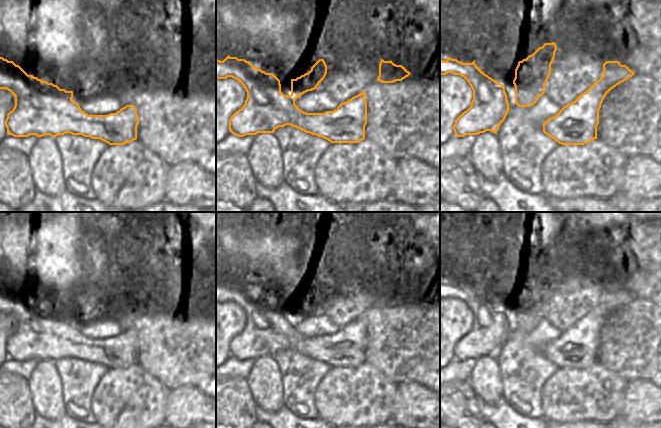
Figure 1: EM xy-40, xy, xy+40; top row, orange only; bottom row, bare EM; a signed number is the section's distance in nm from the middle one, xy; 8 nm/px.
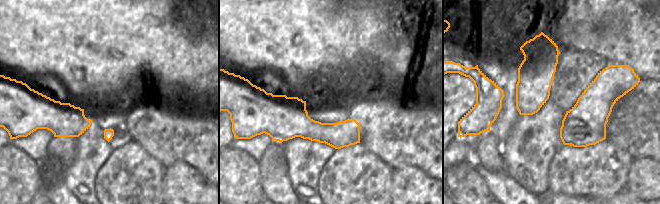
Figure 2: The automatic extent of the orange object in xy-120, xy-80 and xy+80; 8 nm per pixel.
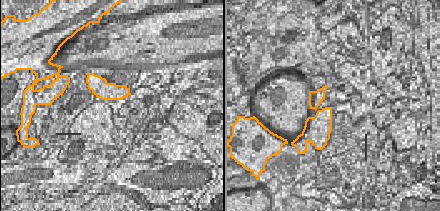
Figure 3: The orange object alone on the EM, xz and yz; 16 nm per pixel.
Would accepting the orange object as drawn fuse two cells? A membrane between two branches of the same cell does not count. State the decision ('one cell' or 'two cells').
one cell

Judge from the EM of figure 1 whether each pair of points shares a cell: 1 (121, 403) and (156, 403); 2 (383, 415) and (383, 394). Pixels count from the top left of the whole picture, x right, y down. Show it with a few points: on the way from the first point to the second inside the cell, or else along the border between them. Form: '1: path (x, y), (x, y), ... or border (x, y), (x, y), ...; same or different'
1: path (130, 403), (147, 403); same
2: path (383, 410), (383, 399); same

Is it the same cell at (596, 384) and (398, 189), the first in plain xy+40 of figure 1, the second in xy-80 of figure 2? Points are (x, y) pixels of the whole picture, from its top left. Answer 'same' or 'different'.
different

